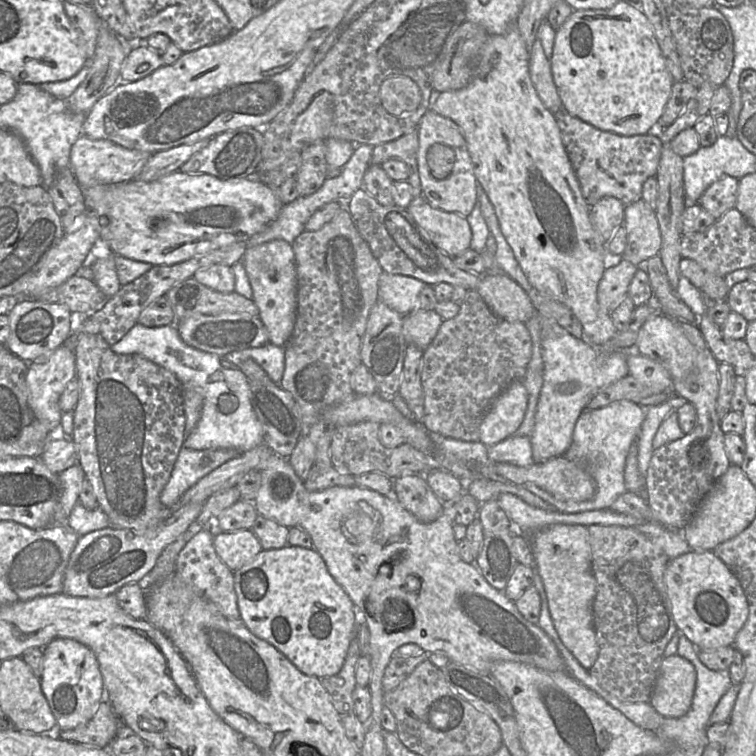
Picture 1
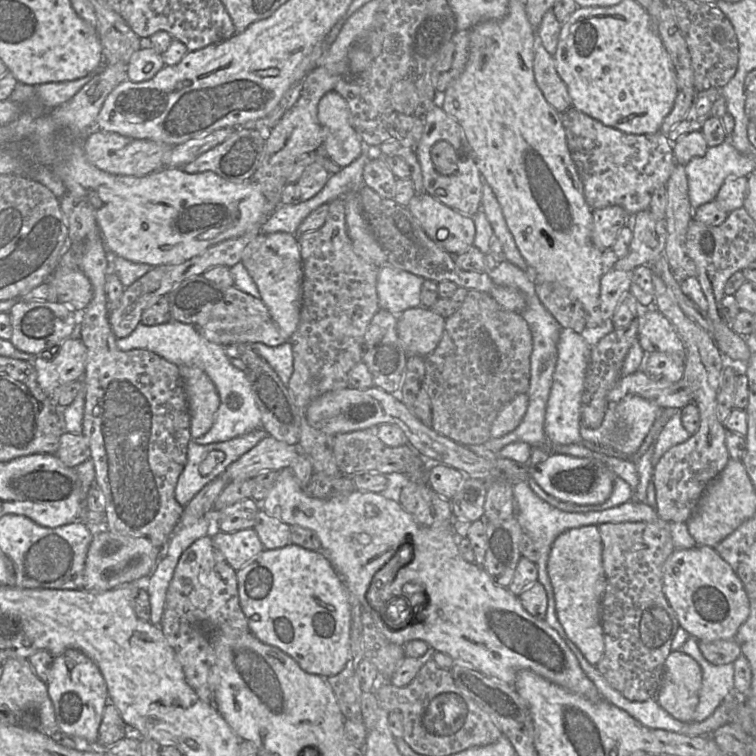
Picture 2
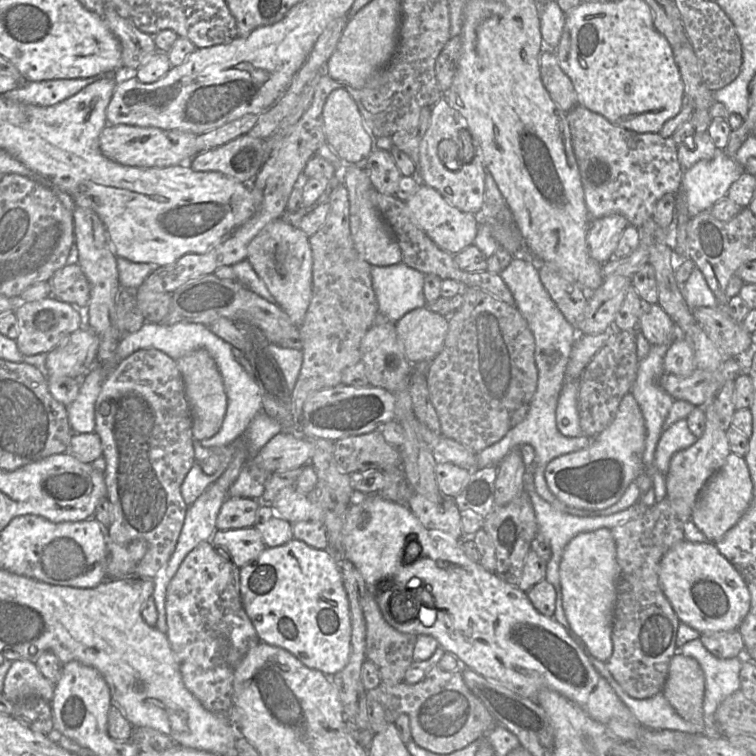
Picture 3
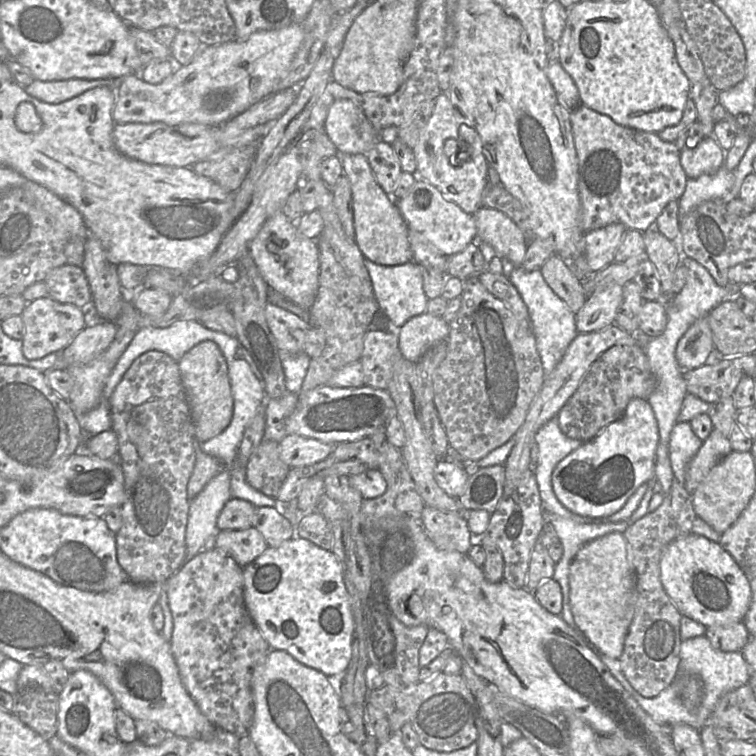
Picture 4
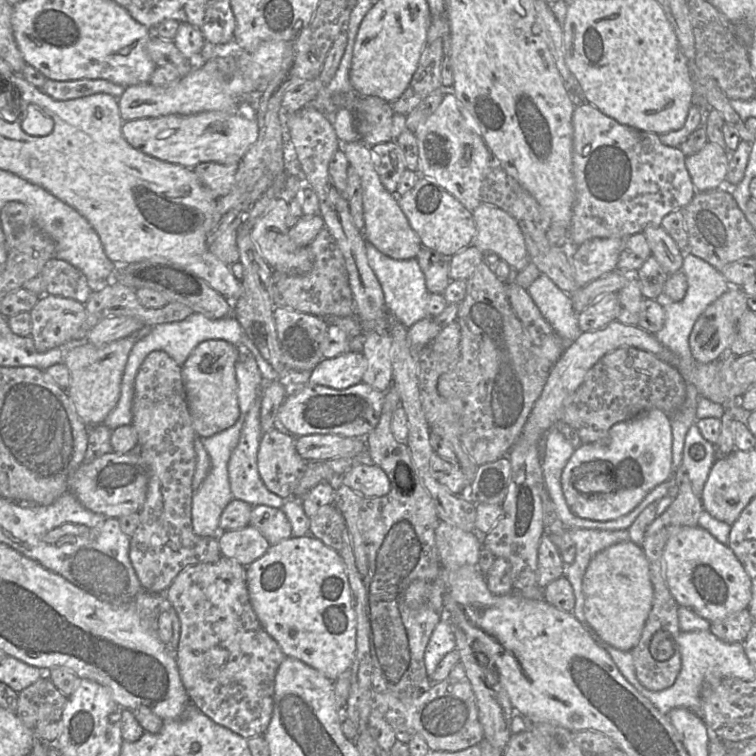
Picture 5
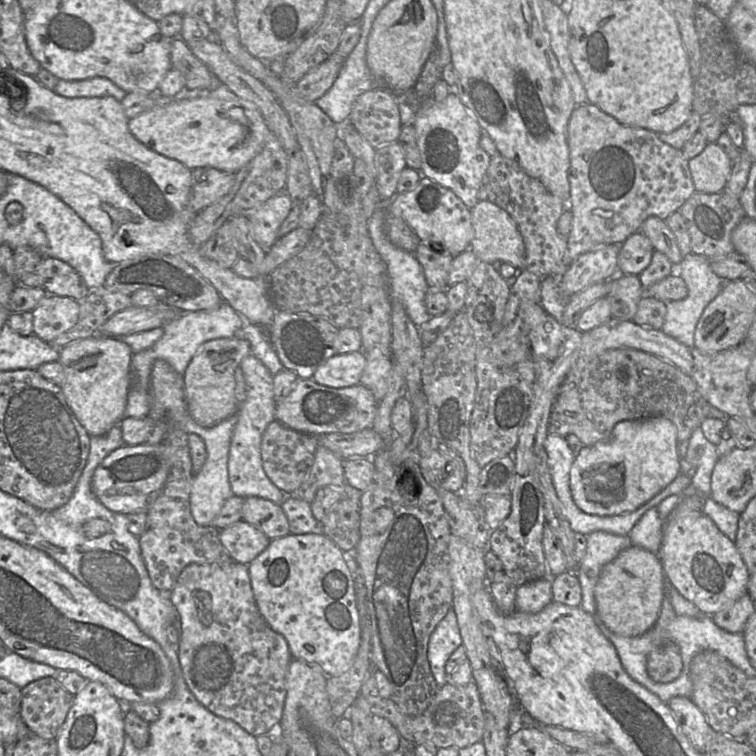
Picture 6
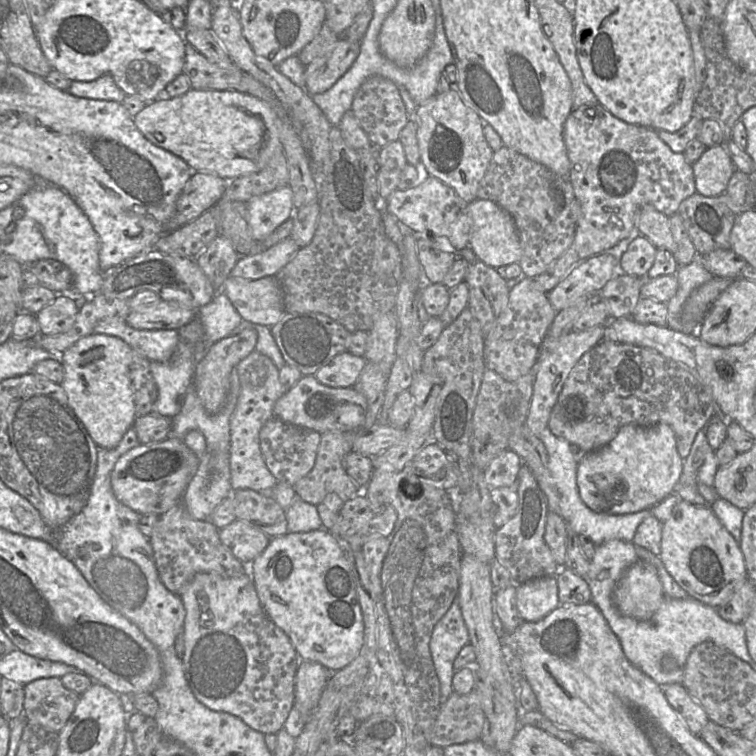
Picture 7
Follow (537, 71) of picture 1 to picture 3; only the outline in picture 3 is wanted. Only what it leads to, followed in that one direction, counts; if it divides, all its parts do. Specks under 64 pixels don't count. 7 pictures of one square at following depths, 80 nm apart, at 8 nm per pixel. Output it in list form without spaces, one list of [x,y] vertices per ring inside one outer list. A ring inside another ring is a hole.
[[[541,53],[540,74],[544,87],[558,108],[568,113],[578,105],[572,81],[559,66],[555,53]]]

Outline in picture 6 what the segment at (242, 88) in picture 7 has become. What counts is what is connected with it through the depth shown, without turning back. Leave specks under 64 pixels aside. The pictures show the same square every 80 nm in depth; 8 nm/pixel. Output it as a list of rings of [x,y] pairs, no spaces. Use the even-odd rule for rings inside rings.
[[[179,36],[171,40],[171,65],[184,77],[190,91],[210,91],[221,84],[212,71],[192,52],[189,45]]]

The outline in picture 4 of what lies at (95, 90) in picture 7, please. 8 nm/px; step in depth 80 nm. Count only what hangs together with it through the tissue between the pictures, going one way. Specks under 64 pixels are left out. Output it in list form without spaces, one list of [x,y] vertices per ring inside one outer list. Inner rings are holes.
[[[123,77],[55,81],[34,80],[25,87],[25,91],[42,102],[58,104],[96,87],[106,86],[115,91],[120,86],[122,79]]]

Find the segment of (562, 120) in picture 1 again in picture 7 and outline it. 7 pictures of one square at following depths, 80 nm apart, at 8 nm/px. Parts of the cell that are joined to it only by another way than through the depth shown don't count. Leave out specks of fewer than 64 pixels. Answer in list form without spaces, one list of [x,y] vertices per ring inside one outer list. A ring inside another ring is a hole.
[[[600,103],[573,108],[564,123],[563,140],[569,159],[568,179],[575,199],[580,203],[581,216],[569,248],[545,272],[532,278],[533,288],[544,293],[551,291],[575,266],[589,257],[622,249],[636,233],[636,214],[641,206],[650,204],[670,217],[677,213],[683,200],[696,193],[692,165],[683,153],[674,152],[658,137],[657,131],[626,123]]]

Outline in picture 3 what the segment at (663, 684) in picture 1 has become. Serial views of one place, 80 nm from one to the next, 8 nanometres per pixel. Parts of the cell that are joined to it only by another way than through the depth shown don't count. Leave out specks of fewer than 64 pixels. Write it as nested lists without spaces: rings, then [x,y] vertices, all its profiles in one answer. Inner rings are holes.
[[[679,651],[671,658],[662,694],[677,714],[691,723],[703,722],[705,677],[699,663]]]

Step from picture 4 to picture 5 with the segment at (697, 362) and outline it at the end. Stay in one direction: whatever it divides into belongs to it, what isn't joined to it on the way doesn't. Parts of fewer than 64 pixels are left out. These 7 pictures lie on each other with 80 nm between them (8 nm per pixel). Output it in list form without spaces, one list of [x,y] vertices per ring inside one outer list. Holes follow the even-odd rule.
[[[730,287],[700,315],[689,336],[689,347],[697,362],[710,363],[728,354],[736,338],[738,320],[748,310],[747,299],[741,288]]]

